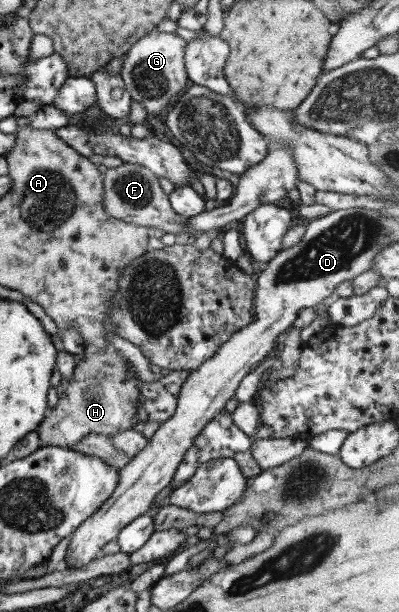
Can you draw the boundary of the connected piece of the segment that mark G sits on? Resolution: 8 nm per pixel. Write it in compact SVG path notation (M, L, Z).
M154 28L135 41L123 54L119 74L123 79L124 88L134 101L144 107L148 117L157 116L170 103L170 99L186 87L189 80L183 64L186 44L174 32L156 31Z

